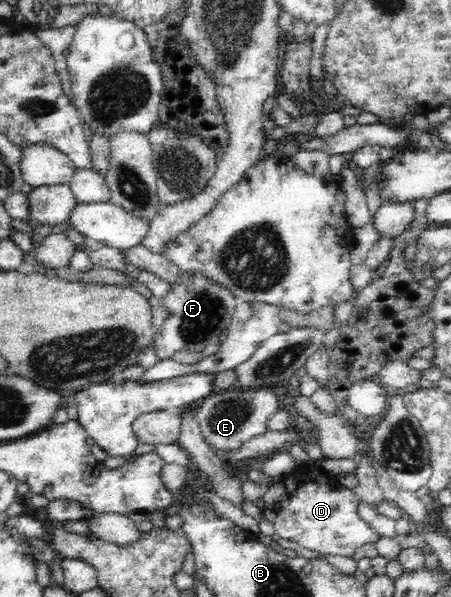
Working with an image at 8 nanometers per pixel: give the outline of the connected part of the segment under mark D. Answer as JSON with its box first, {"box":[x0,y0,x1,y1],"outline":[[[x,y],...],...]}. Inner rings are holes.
{"box":[271,472,380,556],"outline":[[[295,472],[282,481],[283,496],[276,502],[275,516],[271,523],[275,538],[299,543],[299,545],[331,556],[353,556],[361,546],[376,544],[380,535],[373,526],[359,516],[360,498],[352,490],[333,490],[333,486],[317,486],[317,480]]]}

